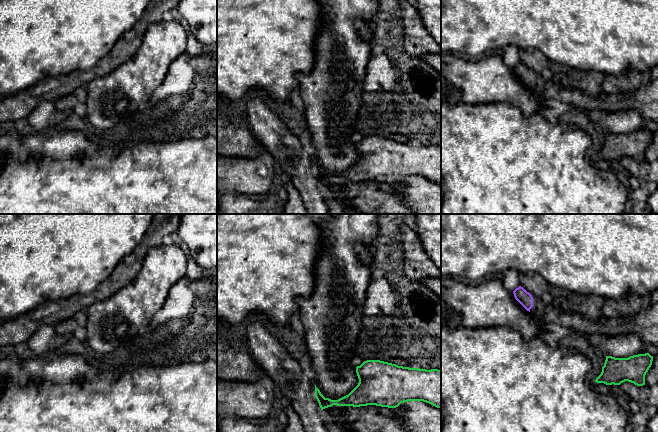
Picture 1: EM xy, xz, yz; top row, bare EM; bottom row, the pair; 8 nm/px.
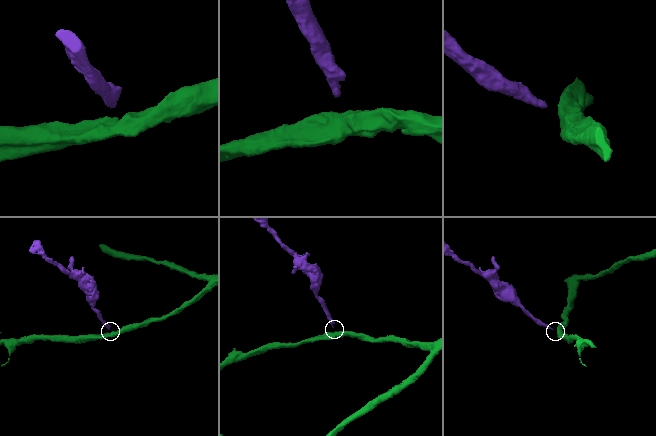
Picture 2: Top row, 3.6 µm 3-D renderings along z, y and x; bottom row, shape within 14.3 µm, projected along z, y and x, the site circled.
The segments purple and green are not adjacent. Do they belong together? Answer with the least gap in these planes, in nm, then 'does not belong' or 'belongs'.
gap 700 nm; does not belong

